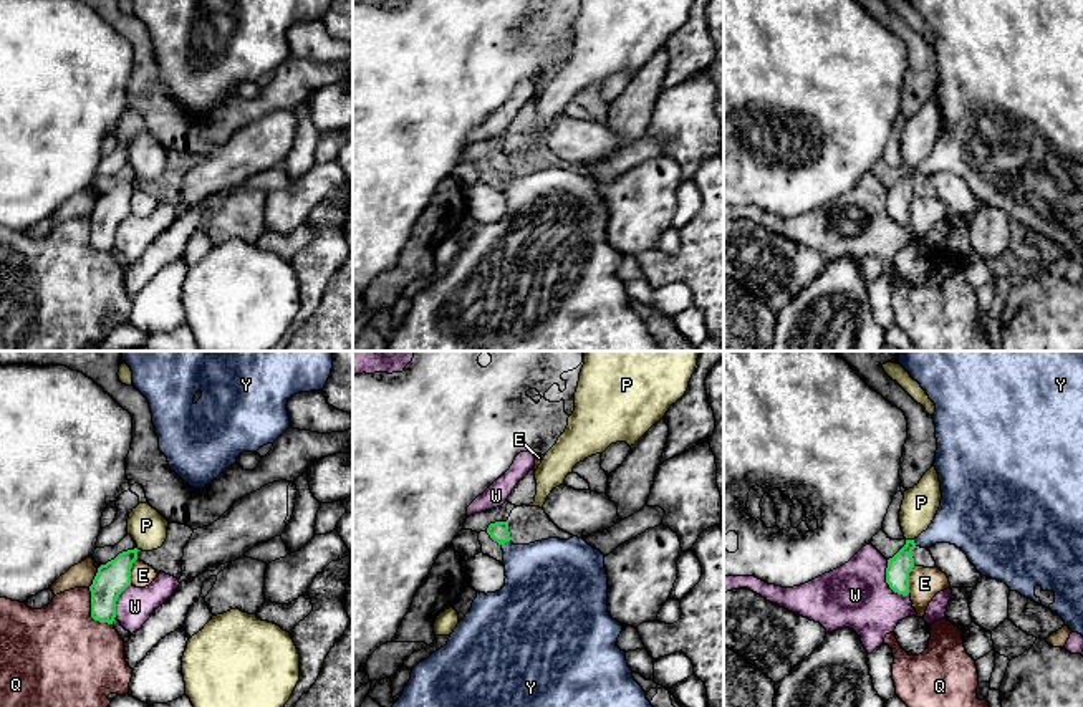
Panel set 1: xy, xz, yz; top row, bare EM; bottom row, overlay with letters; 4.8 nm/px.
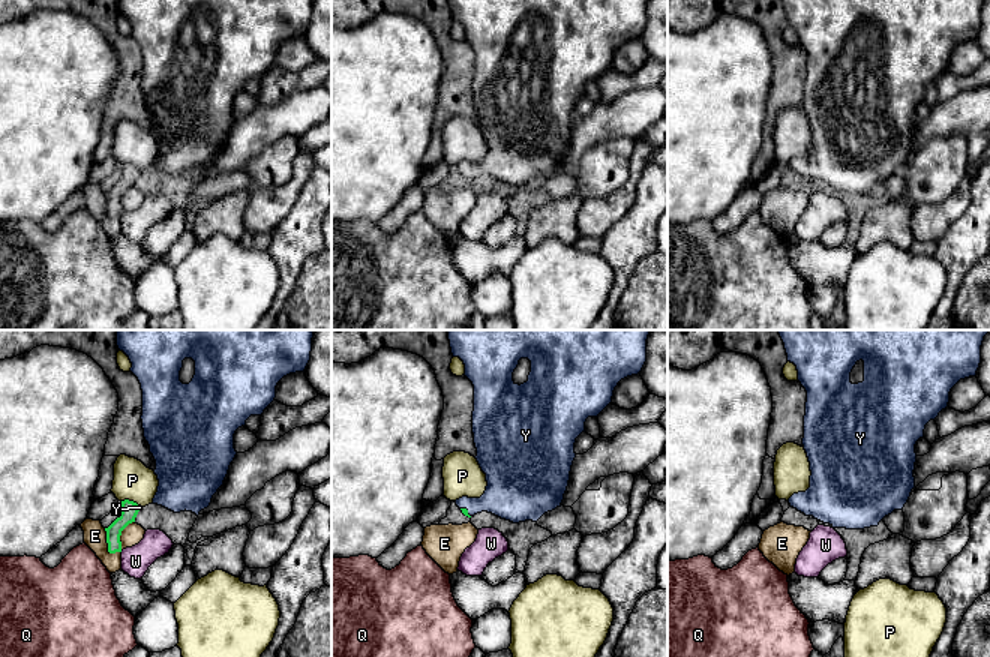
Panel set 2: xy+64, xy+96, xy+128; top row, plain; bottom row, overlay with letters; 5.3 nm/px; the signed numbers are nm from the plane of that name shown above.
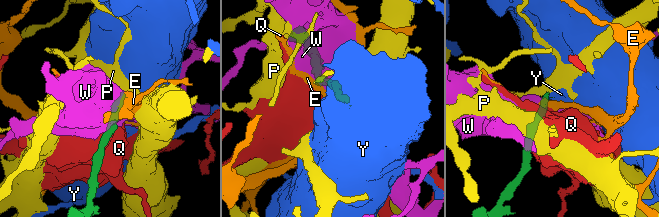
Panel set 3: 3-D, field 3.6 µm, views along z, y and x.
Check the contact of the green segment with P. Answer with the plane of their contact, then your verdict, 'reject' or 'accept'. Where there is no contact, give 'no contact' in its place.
yz | reject

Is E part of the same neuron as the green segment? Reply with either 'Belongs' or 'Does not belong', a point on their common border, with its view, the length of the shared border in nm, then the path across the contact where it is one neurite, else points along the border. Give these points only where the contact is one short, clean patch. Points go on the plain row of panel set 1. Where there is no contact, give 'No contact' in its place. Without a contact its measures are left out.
Does not belong. Touches green at yz (908, 209). Shared border 140 nm. Boundary: yz (914, 196), (909, 202), (908, 222)

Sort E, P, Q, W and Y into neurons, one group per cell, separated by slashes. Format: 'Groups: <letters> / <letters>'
Groups: E / P / Q / W / Y

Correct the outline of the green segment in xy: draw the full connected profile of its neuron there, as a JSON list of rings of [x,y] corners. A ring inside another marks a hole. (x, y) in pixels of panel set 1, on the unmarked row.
[[[137,177],[119,182],[114,189],[101,194],[89,215],[91,247],[99,252],[113,253],[116,247],[116,230],[131,214],[131,197],[137,189]]]

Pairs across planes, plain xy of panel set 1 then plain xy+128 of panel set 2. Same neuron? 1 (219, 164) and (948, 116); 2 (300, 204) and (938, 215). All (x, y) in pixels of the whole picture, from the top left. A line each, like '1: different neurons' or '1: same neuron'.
1: same neuron
2: same neuron

